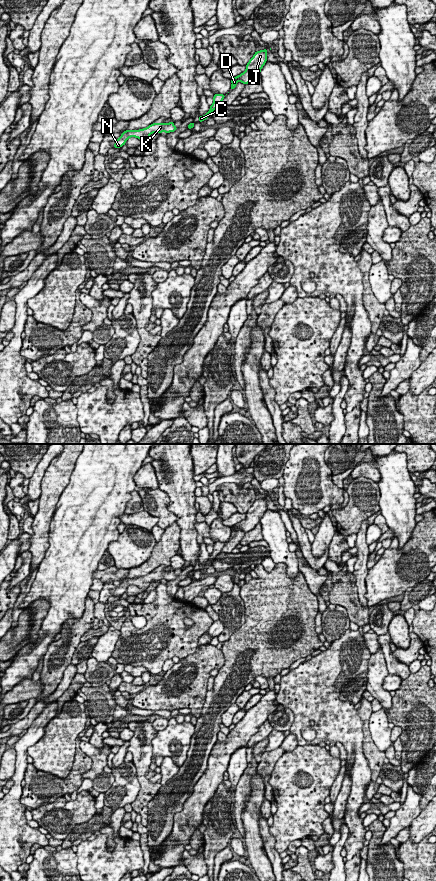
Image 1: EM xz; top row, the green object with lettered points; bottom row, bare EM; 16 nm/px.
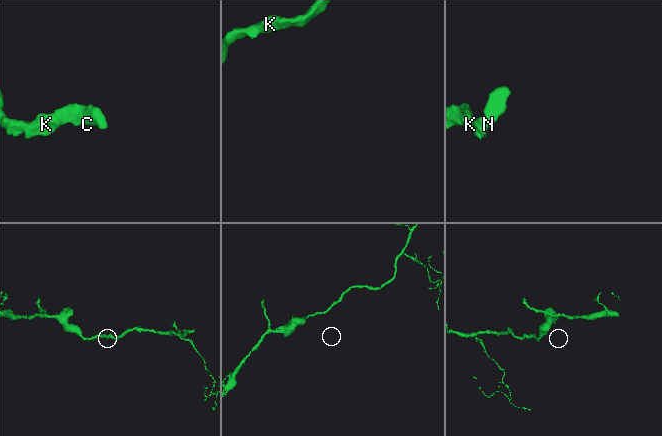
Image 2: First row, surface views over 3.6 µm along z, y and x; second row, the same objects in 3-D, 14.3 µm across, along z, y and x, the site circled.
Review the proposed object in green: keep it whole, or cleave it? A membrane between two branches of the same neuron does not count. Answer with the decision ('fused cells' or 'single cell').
single cell

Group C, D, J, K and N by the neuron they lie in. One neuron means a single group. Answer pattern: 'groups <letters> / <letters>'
groups C D J K N

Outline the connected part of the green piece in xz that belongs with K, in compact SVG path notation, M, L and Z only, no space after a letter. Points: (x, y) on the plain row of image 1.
M174 570L169 571L152 571L146 576L139 577L139 578L126 578L122 580L119 587L116 587L114 596L121 596L123 593L126 592L126 589L130 585L139 586L141 589L146 589L152 581L162 581L163 579L167 582L170 580L174 580L177 578L178 575L174 574Z

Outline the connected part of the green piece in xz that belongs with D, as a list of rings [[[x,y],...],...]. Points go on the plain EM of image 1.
[[[267,497],[256,499],[253,505],[249,508],[246,513],[246,518],[240,523],[231,527],[232,533],[230,538],[233,538],[237,530],[240,529],[244,533],[252,530],[255,526],[260,523],[260,519],[264,512],[267,510]]]

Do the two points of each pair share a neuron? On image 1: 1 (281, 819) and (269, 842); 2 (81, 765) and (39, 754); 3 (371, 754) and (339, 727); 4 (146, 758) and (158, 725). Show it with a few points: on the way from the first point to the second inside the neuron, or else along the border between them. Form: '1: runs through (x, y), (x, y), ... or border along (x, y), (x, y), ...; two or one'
1: border along (269, 827), (274, 839), (274, 849), (278, 853); two
2: border along (76, 740), (72, 768), (65, 777), (58, 778); two
3: border along (362, 723), (362, 753), (370, 768); two
4: border along (151, 723), (157, 731); two

